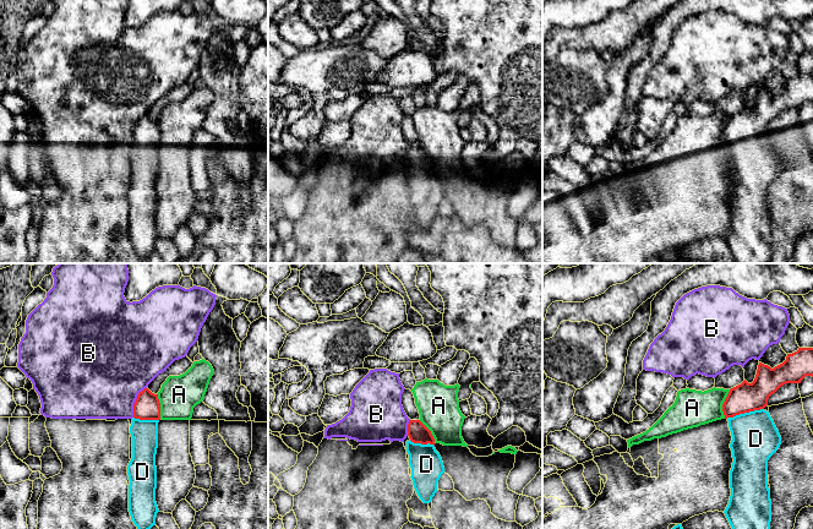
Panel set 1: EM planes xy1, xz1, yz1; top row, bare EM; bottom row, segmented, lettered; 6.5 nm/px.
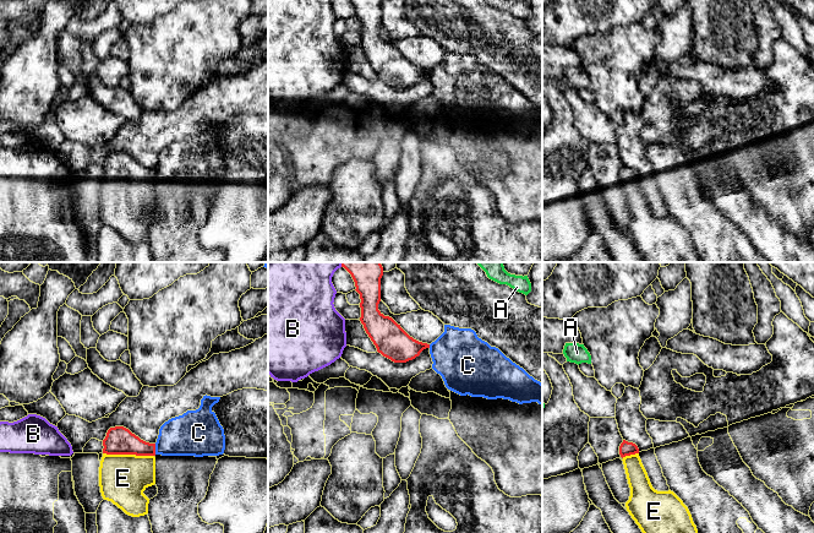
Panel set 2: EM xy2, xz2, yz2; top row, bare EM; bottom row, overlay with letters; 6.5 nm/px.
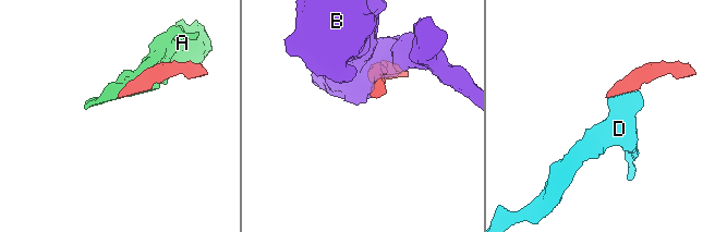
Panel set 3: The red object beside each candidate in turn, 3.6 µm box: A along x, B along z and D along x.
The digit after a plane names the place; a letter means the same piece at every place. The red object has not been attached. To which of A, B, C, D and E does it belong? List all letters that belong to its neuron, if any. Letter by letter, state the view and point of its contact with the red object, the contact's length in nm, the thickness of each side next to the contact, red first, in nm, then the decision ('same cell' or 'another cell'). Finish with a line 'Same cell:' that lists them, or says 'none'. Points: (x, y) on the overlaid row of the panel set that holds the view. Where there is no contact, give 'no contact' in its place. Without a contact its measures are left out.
A: yz1 (723, 404) | 200 nm | 190/240 nm | another cell
B: xy1 (135, 402) | 220 nm | 170/480 nm | another cell
C: xy2 (154, 449) | 70 nm | 190/280 nm | another cell
D: yz1 (745, 412) | 260 nm | 190/300 nm | same cell
E: xy2 (129, 453) | 340 nm | 190/320 nm | same cell
Same cell: D, E

